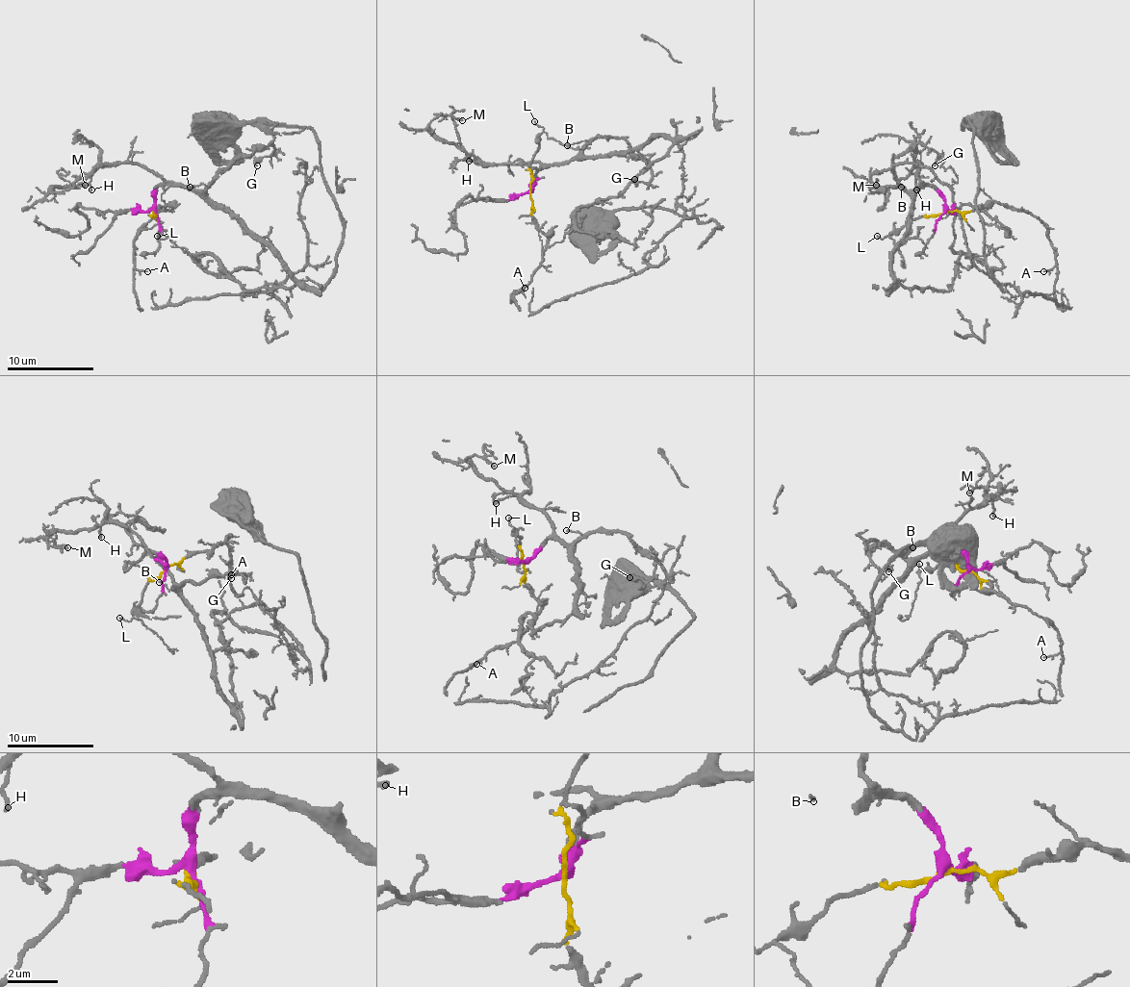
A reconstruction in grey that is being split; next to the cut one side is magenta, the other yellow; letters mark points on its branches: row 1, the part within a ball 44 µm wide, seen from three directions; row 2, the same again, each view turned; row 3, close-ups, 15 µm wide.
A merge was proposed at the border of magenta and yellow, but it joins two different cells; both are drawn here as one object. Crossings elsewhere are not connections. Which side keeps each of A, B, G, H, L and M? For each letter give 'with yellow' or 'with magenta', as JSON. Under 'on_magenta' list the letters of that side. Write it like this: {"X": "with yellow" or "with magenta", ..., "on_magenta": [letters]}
{"A": "with yellow", "B": "with magenta", "G": "with magenta", "H": "with magenta", "L": "with yellow", "M": "with magenta", "on_magenta": ["B", "G", "H", "M"]}

